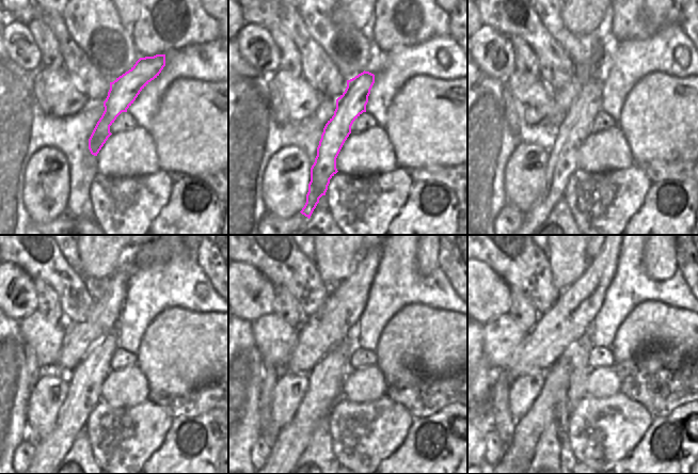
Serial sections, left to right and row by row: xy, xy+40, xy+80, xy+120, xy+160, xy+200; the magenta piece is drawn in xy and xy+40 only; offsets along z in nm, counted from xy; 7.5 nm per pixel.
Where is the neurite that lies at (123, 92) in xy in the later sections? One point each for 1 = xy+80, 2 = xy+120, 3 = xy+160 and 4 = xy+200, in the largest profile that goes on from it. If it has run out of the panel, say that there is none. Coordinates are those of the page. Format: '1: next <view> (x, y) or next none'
1: next xy+80 (572, 131)
2: next xy+120 (84, 391)
3: next xy+160 (324, 389)
4: next xy+200 (520, 452)

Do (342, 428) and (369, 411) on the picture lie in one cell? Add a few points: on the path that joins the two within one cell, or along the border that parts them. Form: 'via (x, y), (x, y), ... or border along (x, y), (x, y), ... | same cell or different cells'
via (348, 428), (352, 428), (363, 417) | same cell

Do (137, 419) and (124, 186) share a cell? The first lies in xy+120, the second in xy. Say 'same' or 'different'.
same

